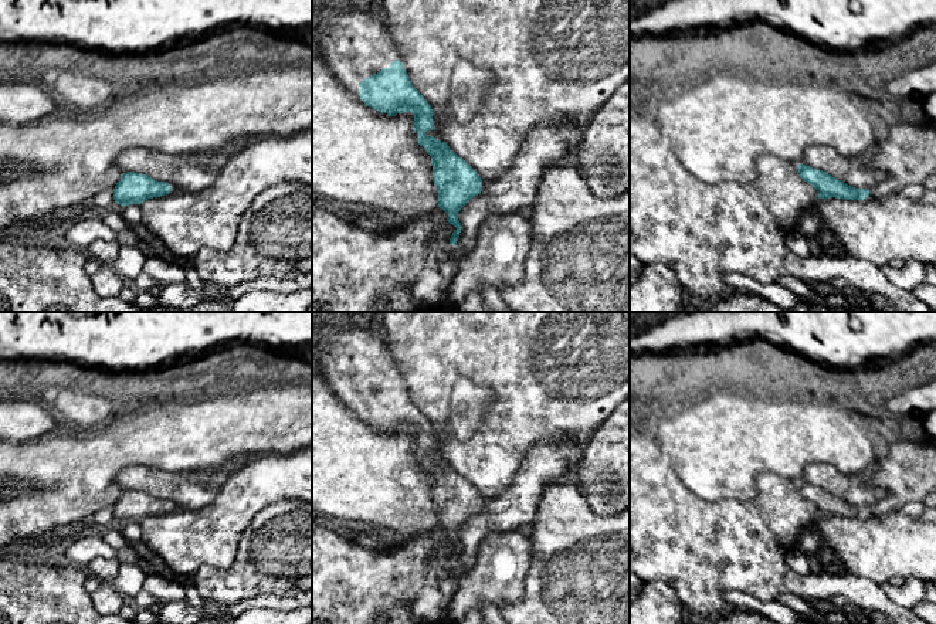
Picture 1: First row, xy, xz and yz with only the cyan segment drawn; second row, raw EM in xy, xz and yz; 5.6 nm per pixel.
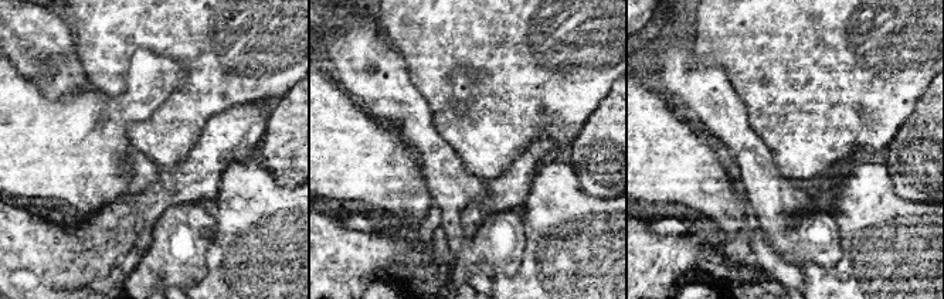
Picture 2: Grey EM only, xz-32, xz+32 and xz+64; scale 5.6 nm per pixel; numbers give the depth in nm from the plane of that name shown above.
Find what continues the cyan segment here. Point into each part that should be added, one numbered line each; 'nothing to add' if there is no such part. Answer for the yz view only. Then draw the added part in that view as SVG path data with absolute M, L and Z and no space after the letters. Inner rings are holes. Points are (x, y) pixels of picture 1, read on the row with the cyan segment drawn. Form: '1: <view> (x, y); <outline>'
1: yz (908, 155); M895 115L888 118L888 123L888 136L864 160L871 169L885 173L885 179L869 190L871 197L898 193L908 184L923 184L936 172L936 123L915 125Z

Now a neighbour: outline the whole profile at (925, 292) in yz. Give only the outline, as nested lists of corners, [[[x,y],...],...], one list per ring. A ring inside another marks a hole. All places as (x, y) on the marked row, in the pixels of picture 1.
[[[923,282],[913,289],[913,295],[936,312],[936,286]]]

